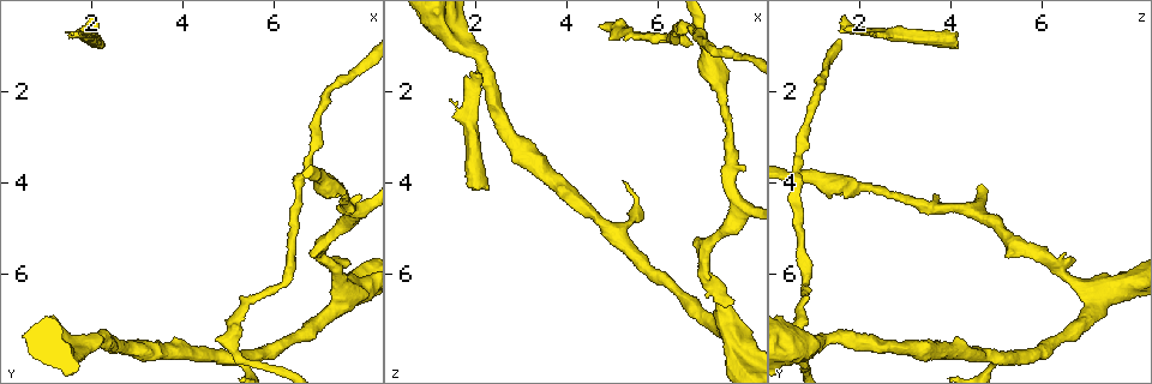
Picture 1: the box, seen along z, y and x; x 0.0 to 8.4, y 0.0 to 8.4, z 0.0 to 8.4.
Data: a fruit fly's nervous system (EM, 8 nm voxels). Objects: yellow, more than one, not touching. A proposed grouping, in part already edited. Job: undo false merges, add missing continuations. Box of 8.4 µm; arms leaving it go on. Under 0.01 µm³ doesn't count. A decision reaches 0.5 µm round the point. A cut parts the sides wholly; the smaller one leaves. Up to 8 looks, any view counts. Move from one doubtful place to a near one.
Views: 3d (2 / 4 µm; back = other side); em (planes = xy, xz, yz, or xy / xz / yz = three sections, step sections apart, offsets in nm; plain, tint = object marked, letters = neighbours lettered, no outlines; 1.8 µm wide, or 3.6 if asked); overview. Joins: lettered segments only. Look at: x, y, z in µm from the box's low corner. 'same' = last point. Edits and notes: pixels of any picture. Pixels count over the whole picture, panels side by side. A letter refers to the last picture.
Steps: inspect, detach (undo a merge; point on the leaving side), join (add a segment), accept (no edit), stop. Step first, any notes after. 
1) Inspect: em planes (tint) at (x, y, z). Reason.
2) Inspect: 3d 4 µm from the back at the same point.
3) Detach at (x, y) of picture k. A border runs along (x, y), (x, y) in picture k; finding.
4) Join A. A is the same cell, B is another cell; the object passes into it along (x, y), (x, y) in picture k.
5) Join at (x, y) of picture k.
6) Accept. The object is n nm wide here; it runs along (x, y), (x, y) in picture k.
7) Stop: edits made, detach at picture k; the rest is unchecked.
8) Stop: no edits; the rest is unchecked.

Inspect: em 3.6 µm xz step 16 (tint) at (7.50, 6.55, 7.15). Three-way junction.

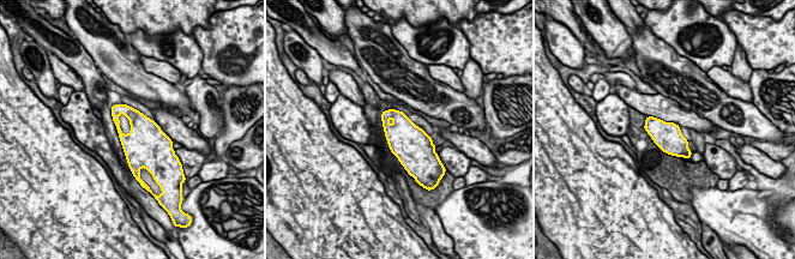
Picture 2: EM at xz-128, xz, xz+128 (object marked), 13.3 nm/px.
Inspect: em 3.6 µm planes (letters) at the same point. Another direction.

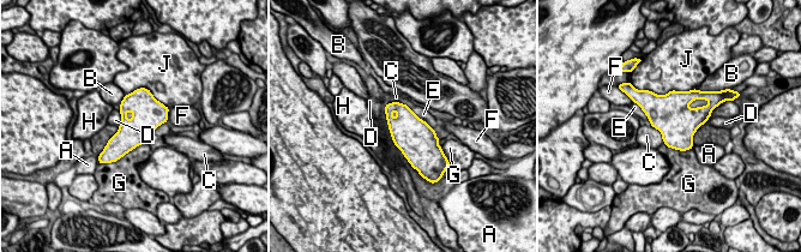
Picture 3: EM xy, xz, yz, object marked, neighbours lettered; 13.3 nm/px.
Accept. A, B, C, D, E, F, G, H and J are other cells; one neuron here.

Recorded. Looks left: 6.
Inspect: em xz step 16 (letters) at (5.10, 7.70, 0.65). Abrupt turn.

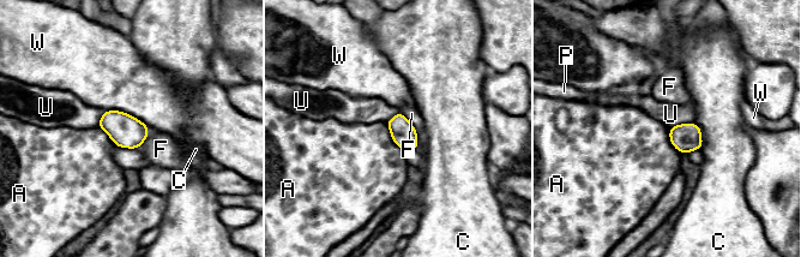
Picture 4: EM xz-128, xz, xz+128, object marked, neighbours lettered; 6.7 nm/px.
Accept. The object is 160 nm wide here; the longest contact is with W, 320 nm; A, C, F, P, U and W are other cells; one neuron here.

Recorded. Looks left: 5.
Inspect: 3d 4 µm from the back at (6.85, 3.75, 0.60). Abrupt turn.

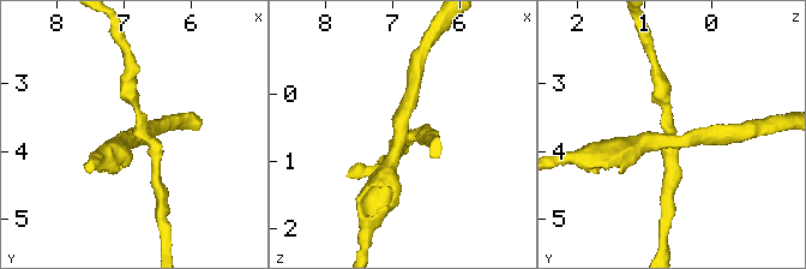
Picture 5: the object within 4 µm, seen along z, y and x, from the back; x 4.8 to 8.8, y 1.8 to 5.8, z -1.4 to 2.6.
Inspect: em planes (letters) at (6.80, 3.80, 0.60).

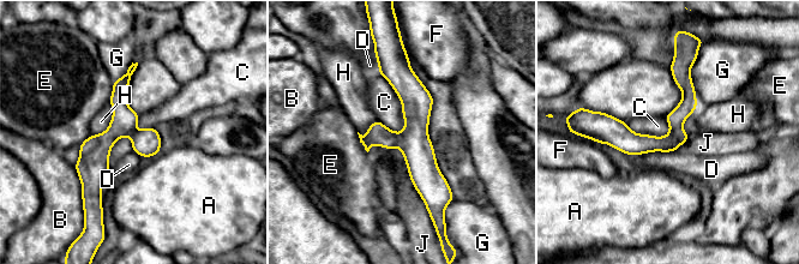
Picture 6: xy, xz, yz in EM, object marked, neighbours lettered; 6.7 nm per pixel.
Detach at (378, 133) of picture 6. A, B, C, D, E, F, G, H and J are other cells; a border runs along (398, 133), (401, 136), (400, 148) in picture 6; a second neuron is stuck on.

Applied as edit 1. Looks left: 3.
Stop: edits made, detach at picture 6; the rest is unchecked.

